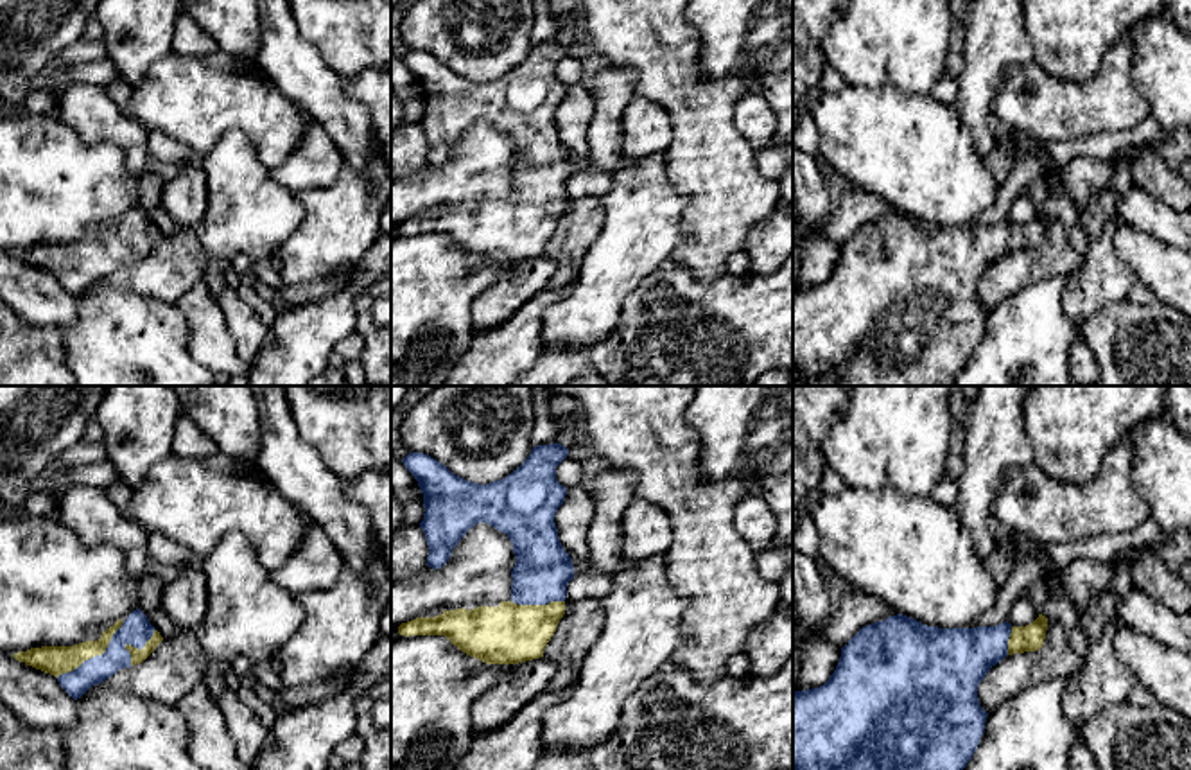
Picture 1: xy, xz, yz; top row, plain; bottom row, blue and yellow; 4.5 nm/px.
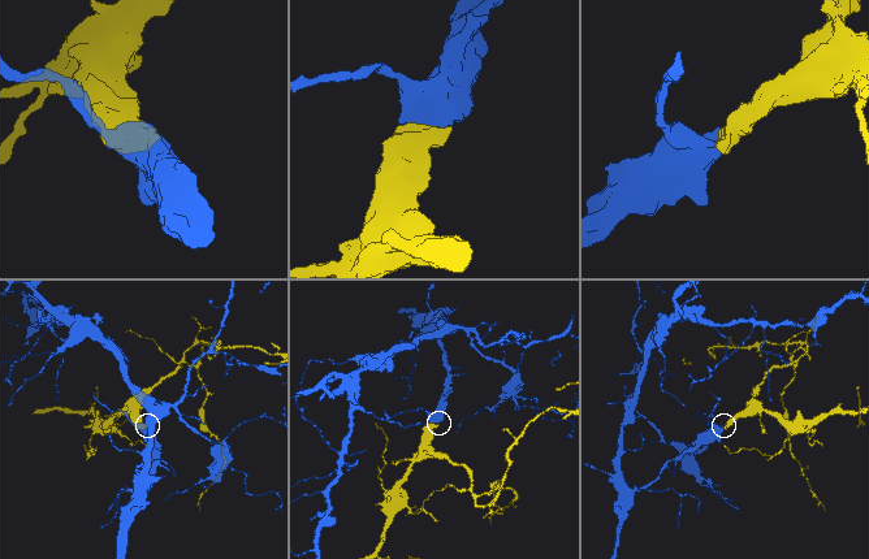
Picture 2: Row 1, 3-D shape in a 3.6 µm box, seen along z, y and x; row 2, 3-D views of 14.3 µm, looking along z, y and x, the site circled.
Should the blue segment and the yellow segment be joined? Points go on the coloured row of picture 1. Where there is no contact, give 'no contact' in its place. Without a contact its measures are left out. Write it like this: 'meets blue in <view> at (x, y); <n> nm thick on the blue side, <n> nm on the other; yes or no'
meets blue in xy at (94, 657); 140 nm thick on the blue side, 130 nm on the other; yes

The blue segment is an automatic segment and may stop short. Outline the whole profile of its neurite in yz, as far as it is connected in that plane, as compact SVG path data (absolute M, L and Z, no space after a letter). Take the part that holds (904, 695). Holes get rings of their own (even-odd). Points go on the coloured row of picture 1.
M897 614L884 621L863 626L843 648L839 662L830 678L813 689L793 693L793 770L963 770L972 759L985 732L988 713L979 705L978 686L992 666L1006 655L1037 652L1042 648L1048 630L1048 617L1039 617L1026 626L1012 626L1008 621L997 626L978 628L938 628L922 625L917 619Z

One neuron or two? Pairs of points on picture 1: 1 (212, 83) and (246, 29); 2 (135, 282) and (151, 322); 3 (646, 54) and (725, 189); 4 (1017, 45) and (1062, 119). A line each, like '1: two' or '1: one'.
1: two
2: two
3: one
4: two

